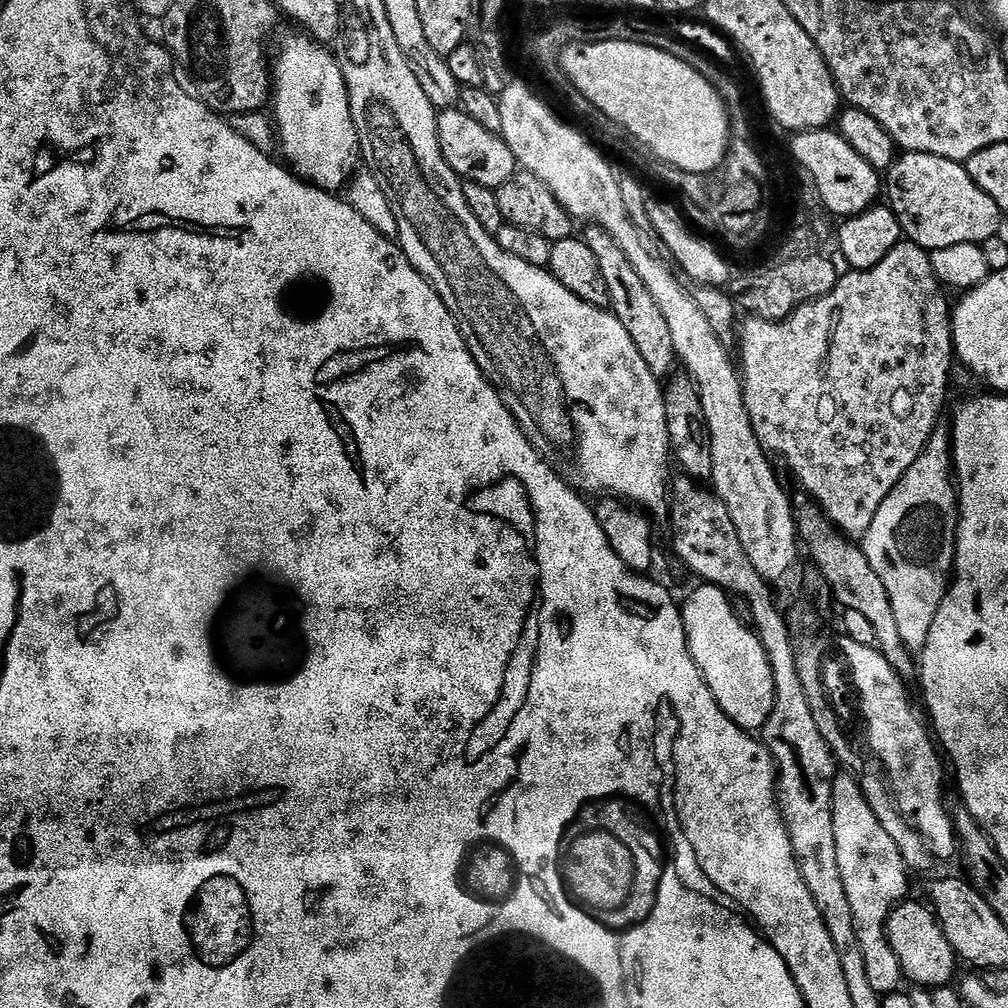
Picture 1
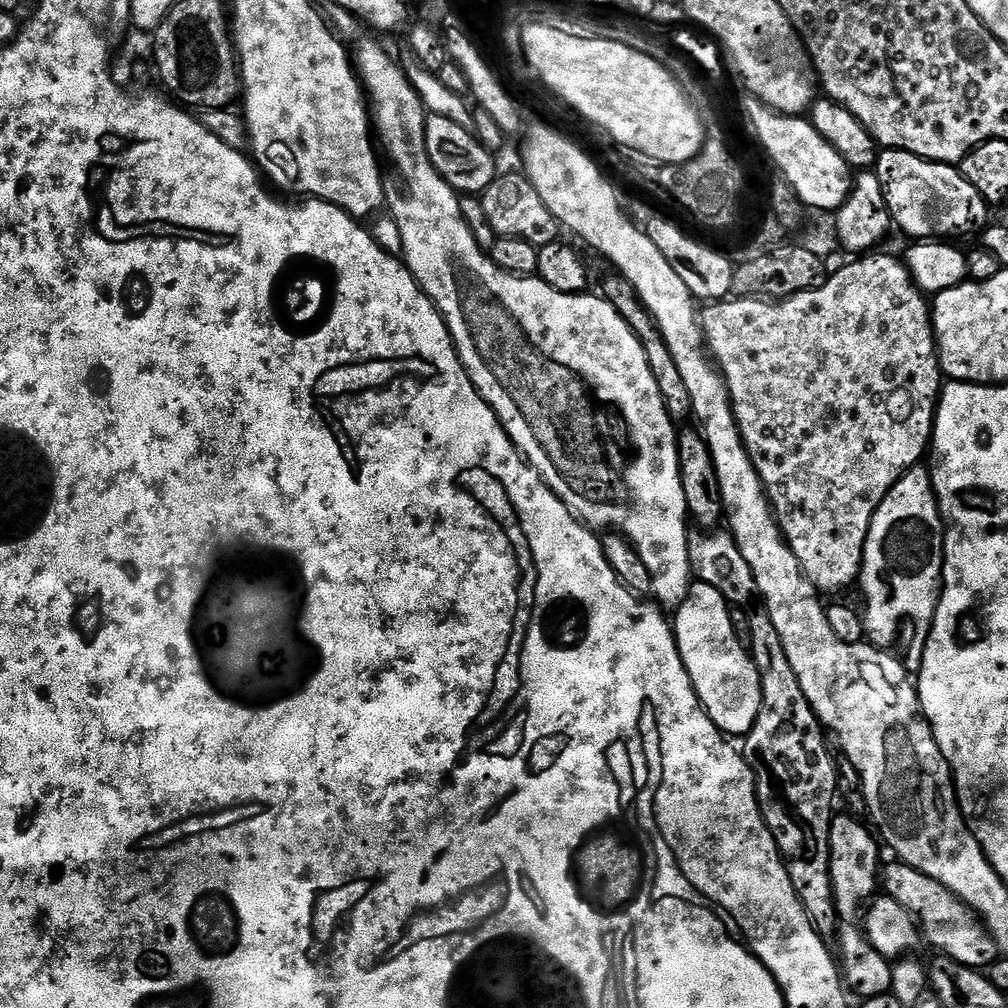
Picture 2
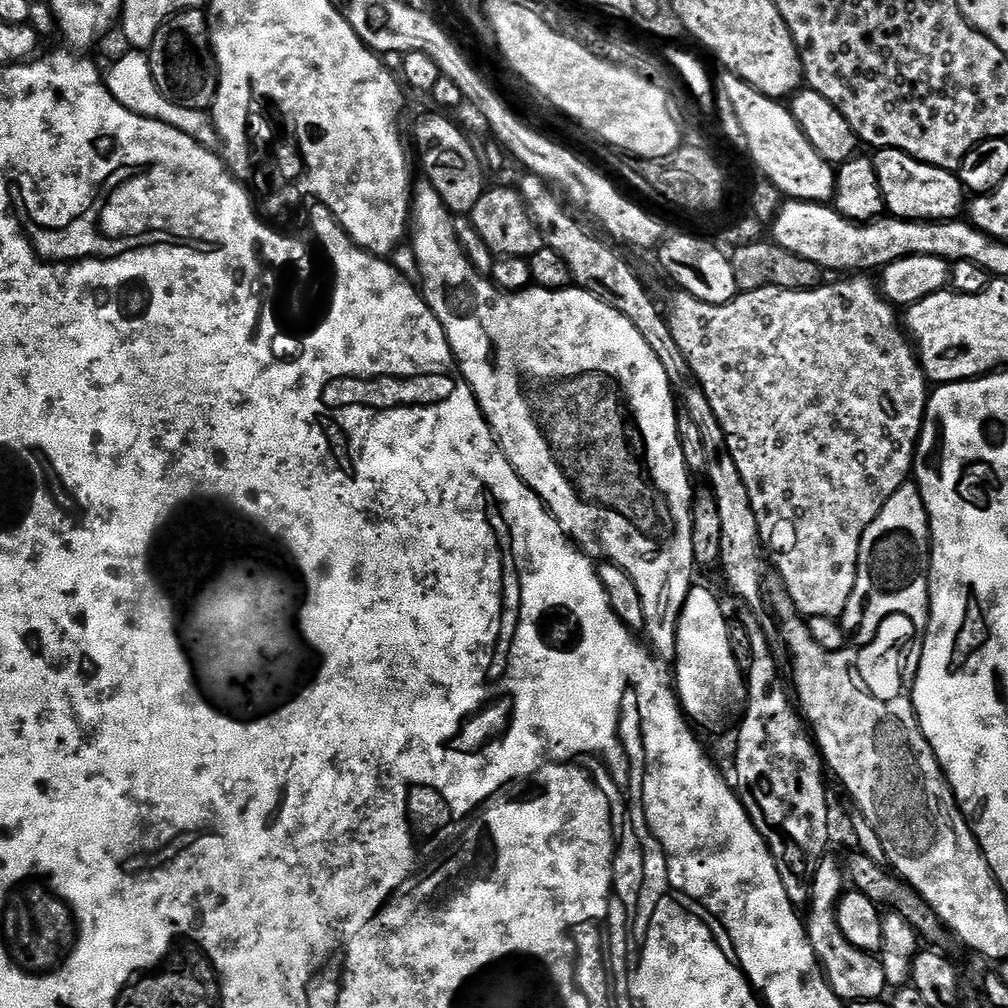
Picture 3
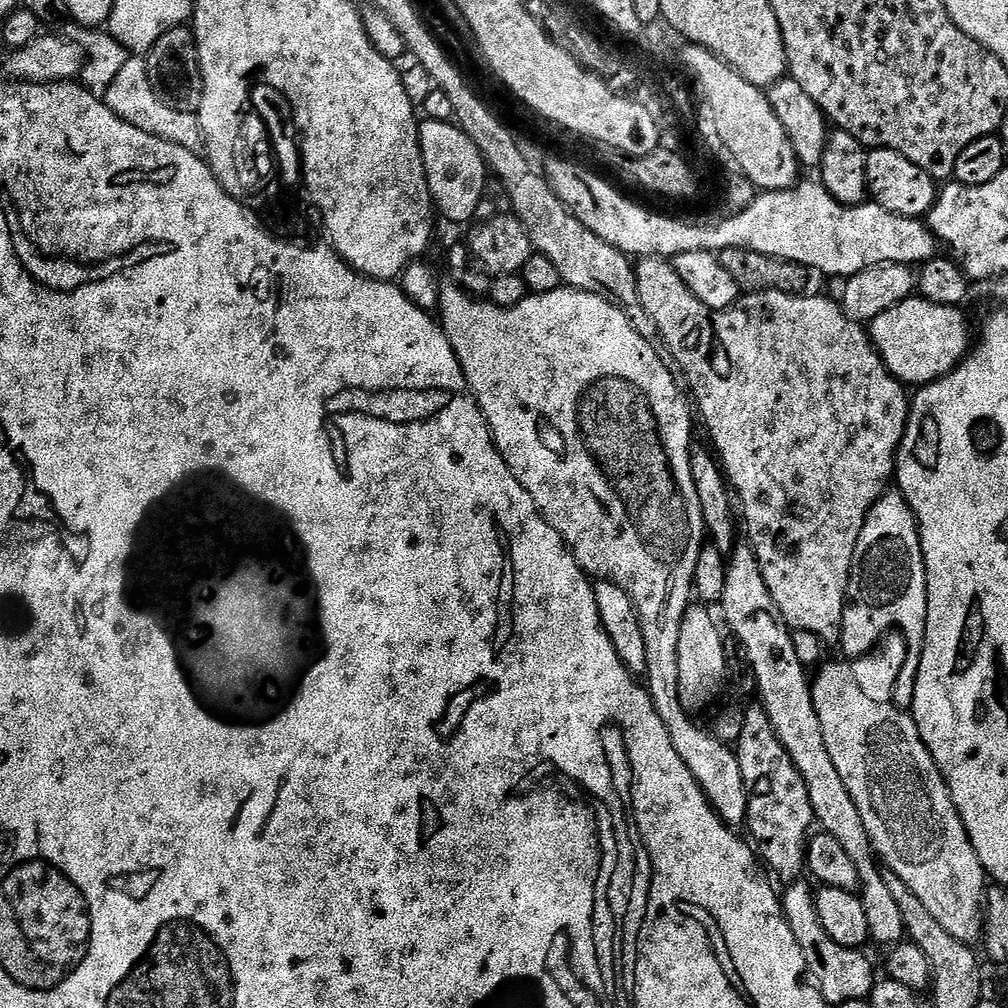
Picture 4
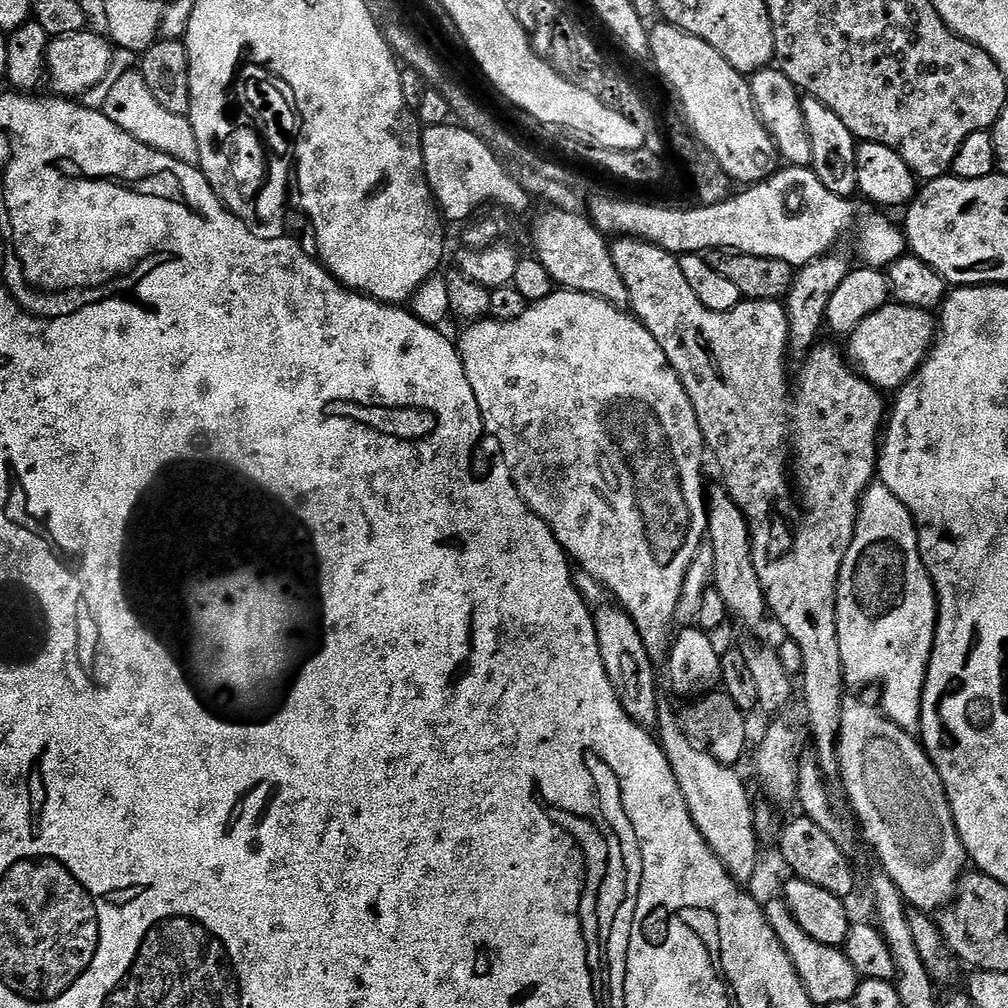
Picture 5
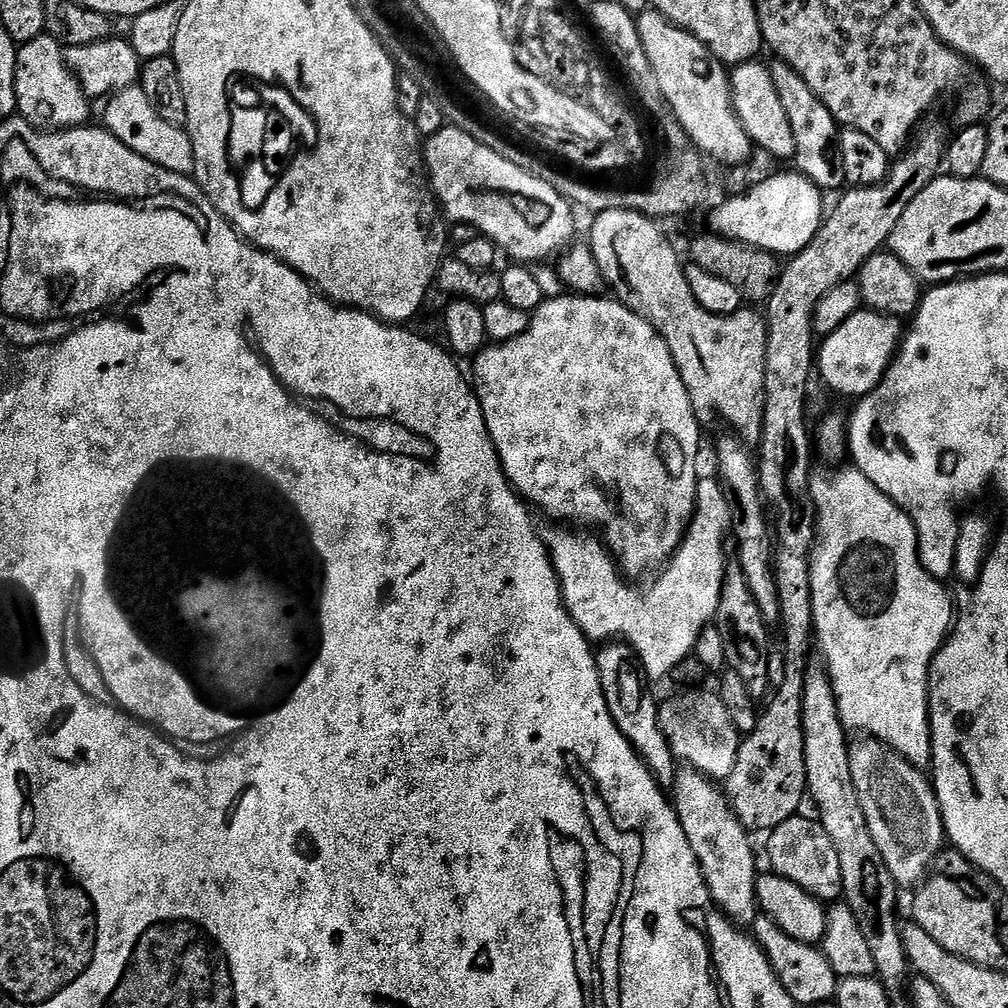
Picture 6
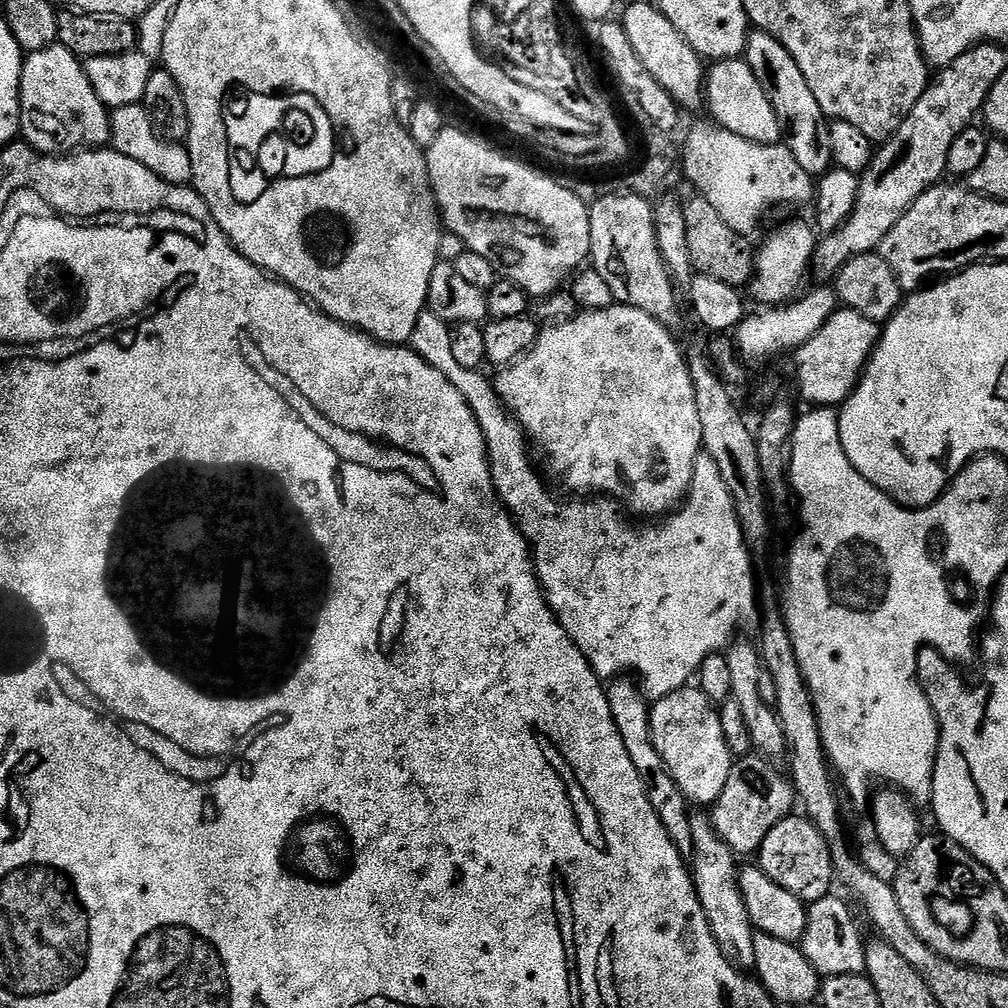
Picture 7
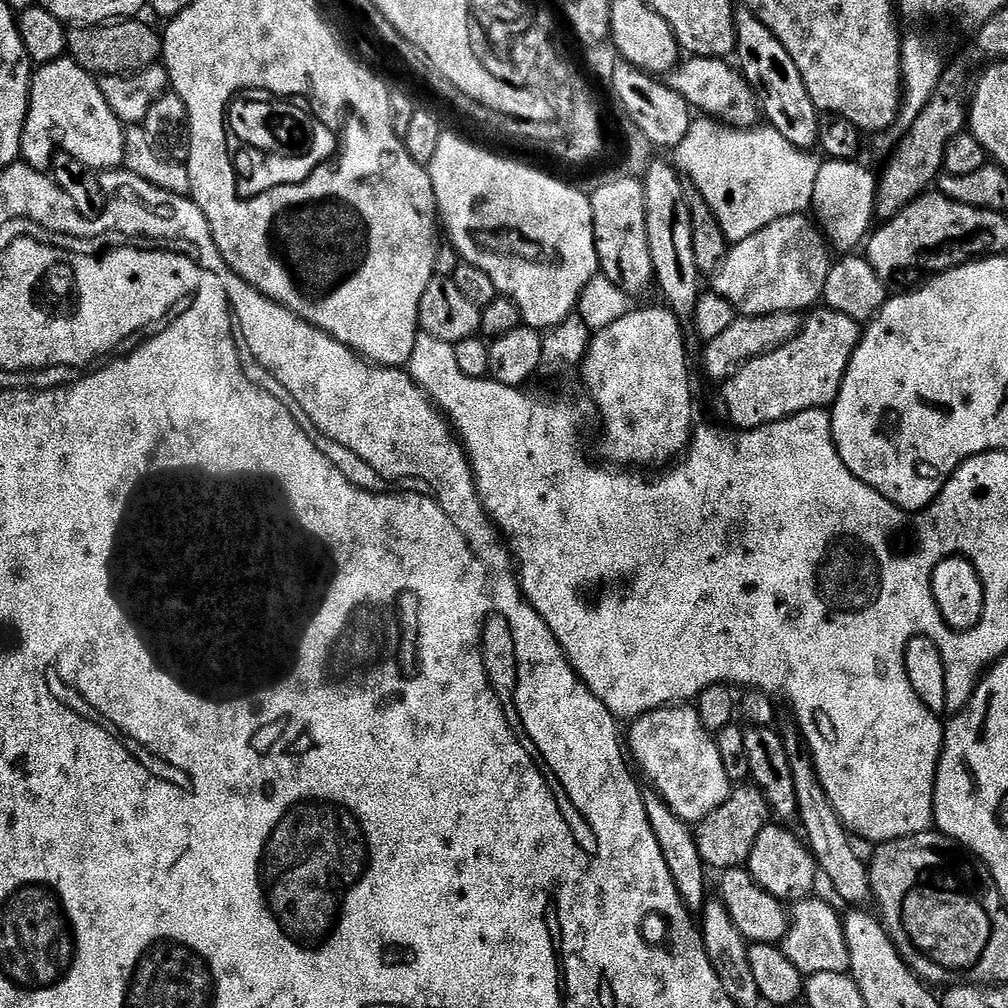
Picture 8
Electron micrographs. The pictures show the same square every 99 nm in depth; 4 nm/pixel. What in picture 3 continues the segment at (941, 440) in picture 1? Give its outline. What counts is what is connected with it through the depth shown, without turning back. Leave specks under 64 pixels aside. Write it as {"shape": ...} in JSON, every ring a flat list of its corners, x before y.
{"shape":[[915,483,903,484,898,490,894,490,894,494,888,499,886,506,882,506,878,518,870,522,862,538,860,574,856,578,856,586,860,590,868,588,868,601,860,616,855,610,849,611,842,624,848,634,852,634,857,627,857,645,869,644,878,634,882,622,886,622,889,613,898,611,906,612,913,619,917,633,922,634,927,630,931,550,932,535,922,494]]}

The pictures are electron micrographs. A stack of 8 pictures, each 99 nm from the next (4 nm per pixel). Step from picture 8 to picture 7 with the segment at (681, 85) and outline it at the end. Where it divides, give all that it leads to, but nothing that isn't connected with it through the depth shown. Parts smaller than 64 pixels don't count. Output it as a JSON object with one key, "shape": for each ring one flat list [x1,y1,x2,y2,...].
{"shape":[[741,58,715,61,706,72,704,99,707,112,709,111,713,116,711,119,730,134,738,134,738,138,746,138,750,142,759,144,781,143,778,114,774,114,774,106,770,106,770,98,766,98,766,90,762,90,762,82,758,82,758,77,754,74,754,70,750,70,747,60]]}

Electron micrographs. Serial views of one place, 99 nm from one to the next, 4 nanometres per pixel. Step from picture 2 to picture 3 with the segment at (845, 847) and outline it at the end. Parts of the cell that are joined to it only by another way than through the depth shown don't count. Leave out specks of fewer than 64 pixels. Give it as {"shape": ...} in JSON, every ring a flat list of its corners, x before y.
{"shape":[[825,858,820,863,820,868,816,872,816,877,812,883,812,898,810,907,806,912,806,927,808,937,811,938,813,946,816,948,816,959,823,971,824,978,834,990,838,999,845,1002,854,1000,879,1000,888,988,886,975,883,974,883,962,871,952,863,952,850,942,842,934,838,926,836,917,836,905,840,902,840,897,846,891,846,872,832,861,832,858]]}

